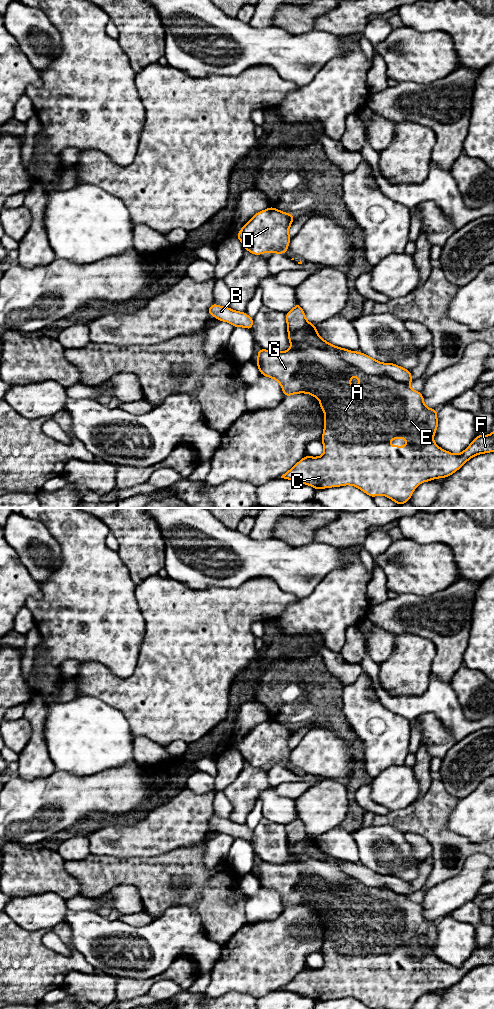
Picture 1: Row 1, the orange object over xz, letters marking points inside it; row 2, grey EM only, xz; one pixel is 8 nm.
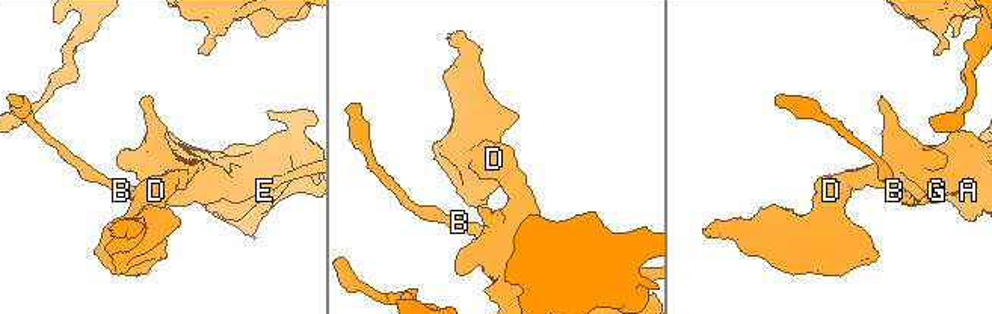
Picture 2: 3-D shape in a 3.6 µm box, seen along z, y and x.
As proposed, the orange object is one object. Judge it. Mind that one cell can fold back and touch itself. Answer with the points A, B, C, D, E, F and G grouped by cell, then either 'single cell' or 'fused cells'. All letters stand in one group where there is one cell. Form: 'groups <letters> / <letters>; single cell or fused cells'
groups A C D E F G / B; fused cells

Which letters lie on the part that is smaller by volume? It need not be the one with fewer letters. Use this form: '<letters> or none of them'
B

